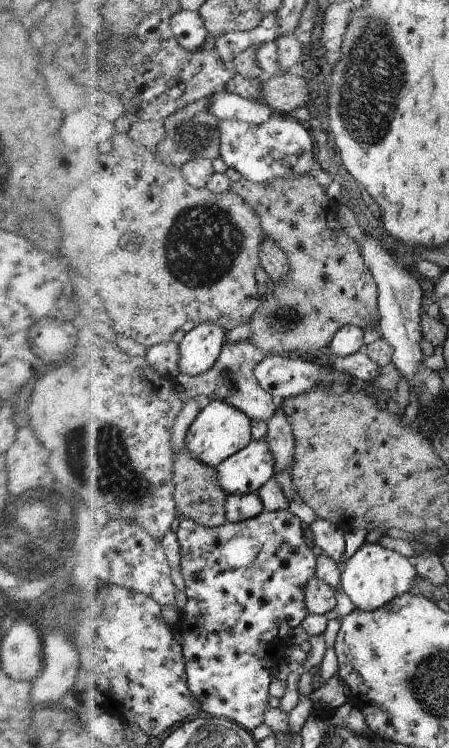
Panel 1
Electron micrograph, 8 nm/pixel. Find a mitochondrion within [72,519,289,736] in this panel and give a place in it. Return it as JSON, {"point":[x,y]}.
{"point":[106,614]}

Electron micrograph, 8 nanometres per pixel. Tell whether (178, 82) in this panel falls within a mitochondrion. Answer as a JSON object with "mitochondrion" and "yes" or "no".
{"mitochondrion":"no"}

